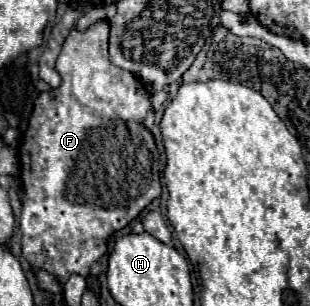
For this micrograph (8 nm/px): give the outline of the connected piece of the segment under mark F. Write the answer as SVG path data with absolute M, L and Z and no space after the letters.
M97 20L87 30L71 28L55 66L61 84L37 96L19 153L24 193L19 220L23 258L55 274L61 286L72 274L88 276L91 264L107 252L109 238L161 196L159 152L153 134L143 126L145 114L151 110L151 94L131 72L111 64L107 40L107 20Z

